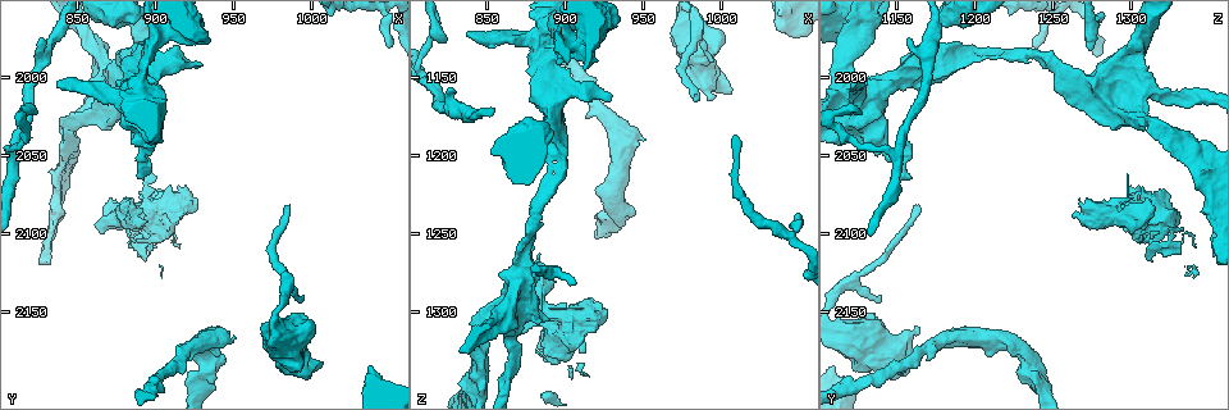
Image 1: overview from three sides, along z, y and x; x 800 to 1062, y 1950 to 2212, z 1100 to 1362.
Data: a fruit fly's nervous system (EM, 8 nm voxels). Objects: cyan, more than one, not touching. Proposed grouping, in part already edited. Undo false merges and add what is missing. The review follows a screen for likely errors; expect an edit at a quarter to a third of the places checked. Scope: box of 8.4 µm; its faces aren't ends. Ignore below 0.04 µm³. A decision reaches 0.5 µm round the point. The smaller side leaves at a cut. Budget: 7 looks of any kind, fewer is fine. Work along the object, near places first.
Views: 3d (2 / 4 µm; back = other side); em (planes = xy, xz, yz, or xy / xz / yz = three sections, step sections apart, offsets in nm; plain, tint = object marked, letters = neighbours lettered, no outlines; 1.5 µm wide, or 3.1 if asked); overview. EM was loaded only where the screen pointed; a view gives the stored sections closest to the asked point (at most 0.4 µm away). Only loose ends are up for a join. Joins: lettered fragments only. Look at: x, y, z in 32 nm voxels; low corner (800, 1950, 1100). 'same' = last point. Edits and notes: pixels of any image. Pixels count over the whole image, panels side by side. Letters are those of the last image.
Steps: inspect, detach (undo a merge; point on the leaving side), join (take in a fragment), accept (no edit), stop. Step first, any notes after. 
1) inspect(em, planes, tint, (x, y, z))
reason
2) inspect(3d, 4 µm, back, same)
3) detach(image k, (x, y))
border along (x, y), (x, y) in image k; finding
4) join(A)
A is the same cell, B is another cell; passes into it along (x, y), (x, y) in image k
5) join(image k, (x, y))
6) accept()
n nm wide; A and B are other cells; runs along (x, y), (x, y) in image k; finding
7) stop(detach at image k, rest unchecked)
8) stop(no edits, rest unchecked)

inspect(em, yz, step 4, letters, (826, 1974, 1158))

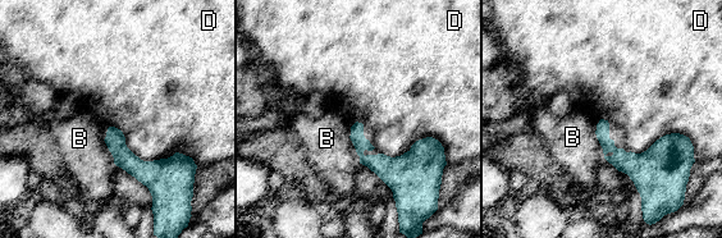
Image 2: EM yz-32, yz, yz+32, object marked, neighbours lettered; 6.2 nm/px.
inspect(em, planes, letters, same)
another direction

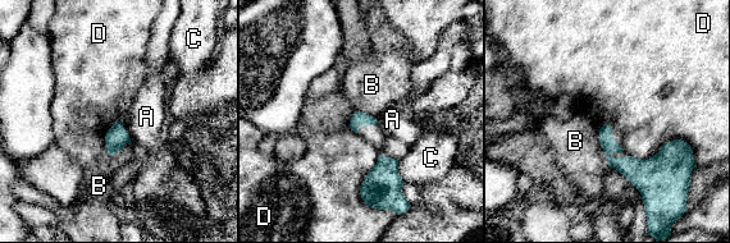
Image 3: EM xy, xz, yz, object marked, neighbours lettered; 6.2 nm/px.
accept()
90 nm wide; A, B, C and D are other cells; runs along (602, 132), (628, 166), (680, 143) in image 3; no lettered fragment goes on from it

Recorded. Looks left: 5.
inspect(em, planes, letters, (904, 1970, 1126))
small branch off a trunk

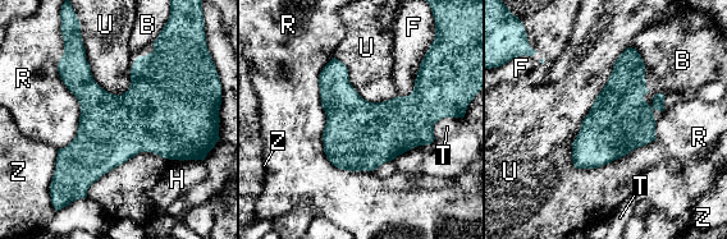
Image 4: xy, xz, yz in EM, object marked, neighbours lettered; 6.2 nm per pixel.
accept()
400 nm wide; B, F, H, R, T, U and Z are other cells; border along (627, 46), (572, 142), (576, 169) in image 4; continuous, no second cell

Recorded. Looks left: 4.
inspect(3d, 4 µm, (992, 2160, 1162))
branch stops here

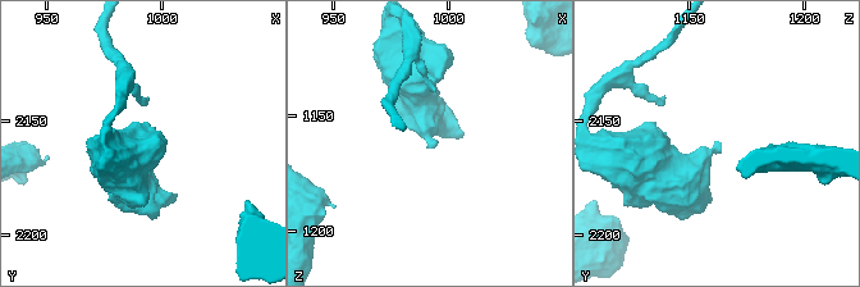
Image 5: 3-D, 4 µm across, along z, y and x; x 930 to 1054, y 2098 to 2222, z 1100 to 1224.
inspect(em, yz, step 8, letters, (994, 2160, 1162))

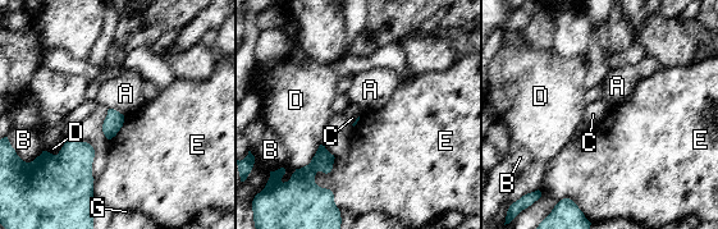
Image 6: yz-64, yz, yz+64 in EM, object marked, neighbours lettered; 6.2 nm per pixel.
accept()
E touches over 280 nm; A, B, C, D, E and G are other cells; none of them fits

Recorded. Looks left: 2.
stop(no edits, rest unchecked)

